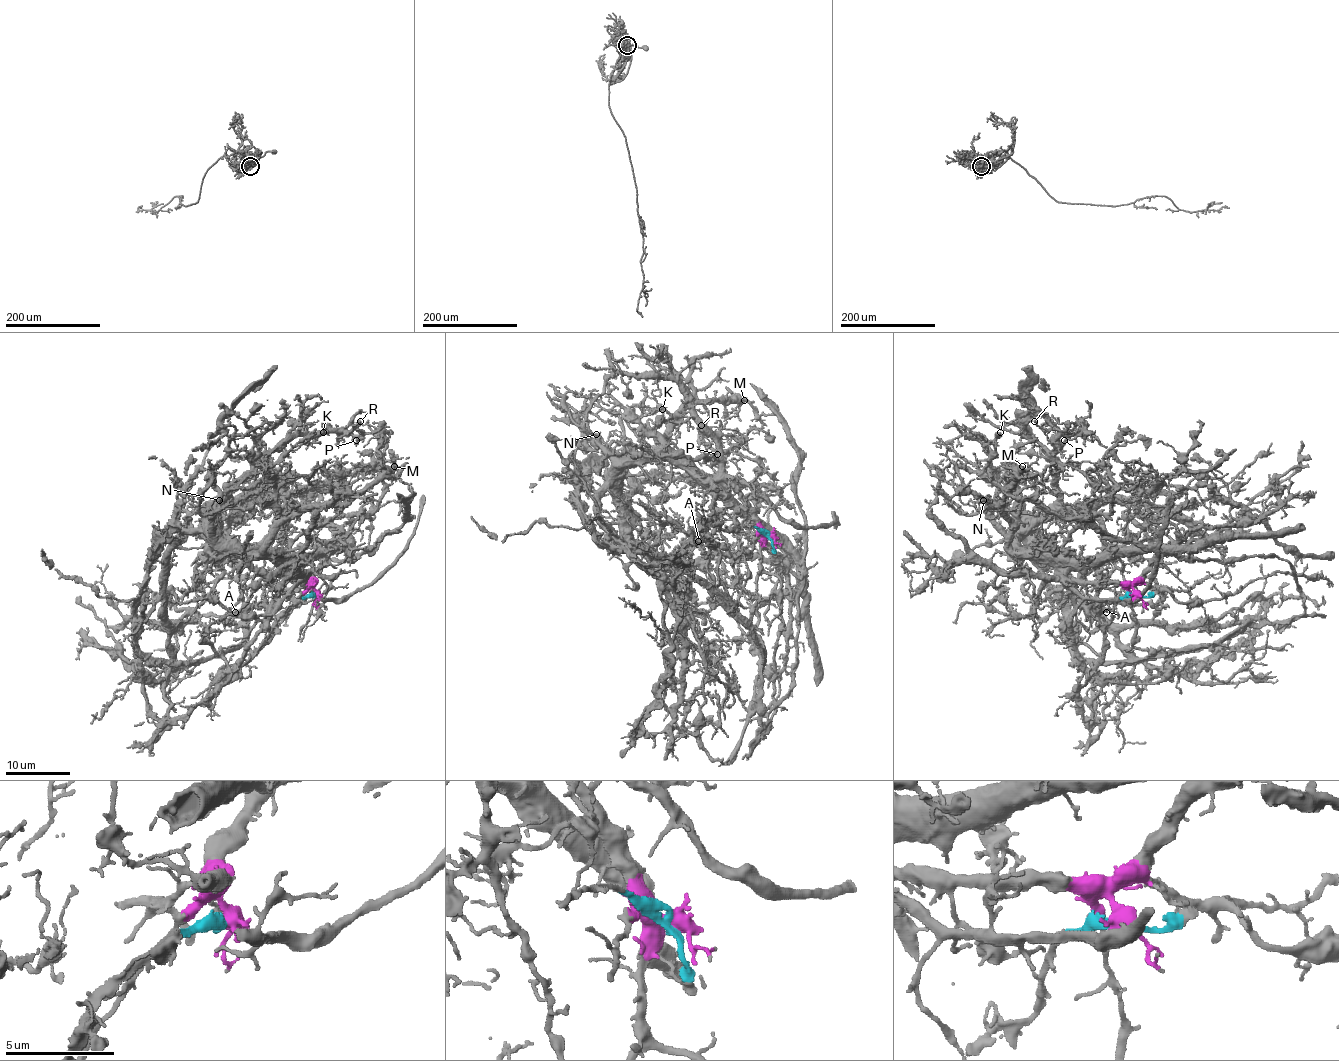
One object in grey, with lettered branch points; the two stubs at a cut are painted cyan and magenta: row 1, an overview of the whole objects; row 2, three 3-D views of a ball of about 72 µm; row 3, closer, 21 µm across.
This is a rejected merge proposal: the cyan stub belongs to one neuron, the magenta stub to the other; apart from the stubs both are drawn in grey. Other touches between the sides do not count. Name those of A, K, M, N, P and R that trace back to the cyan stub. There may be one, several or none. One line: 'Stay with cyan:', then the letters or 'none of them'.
Stay with cyan: none of them

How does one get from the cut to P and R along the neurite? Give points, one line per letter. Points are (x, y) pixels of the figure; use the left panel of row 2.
P: (315, 595), (314, 583), (218, 535), (214, 513), (251, 463), (296, 436), (343, 431), (355, 439)
R: (315, 595), (314, 583), (218, 535), (214, 513), (261, 455), (302, 434), (362, 434), (352, 430), (360, 422)

